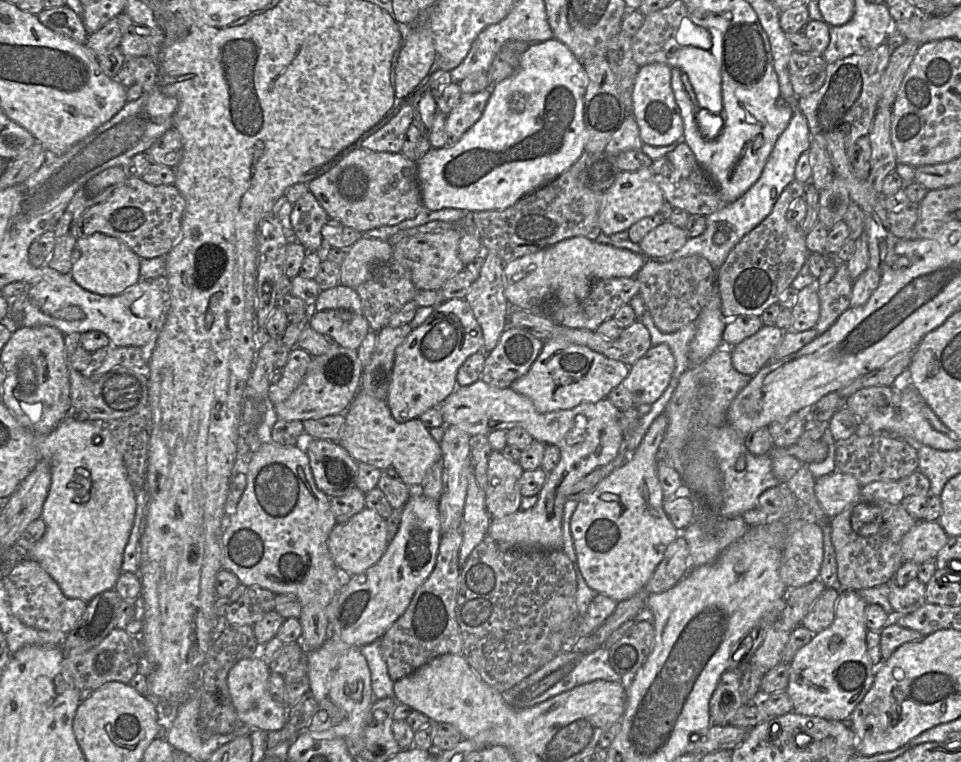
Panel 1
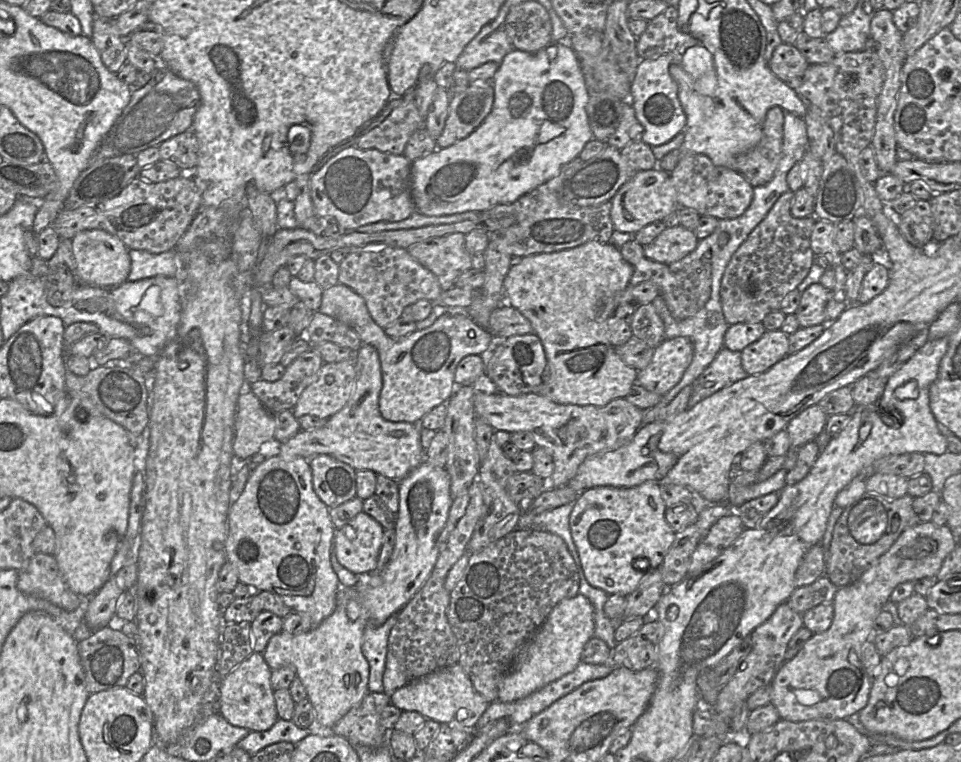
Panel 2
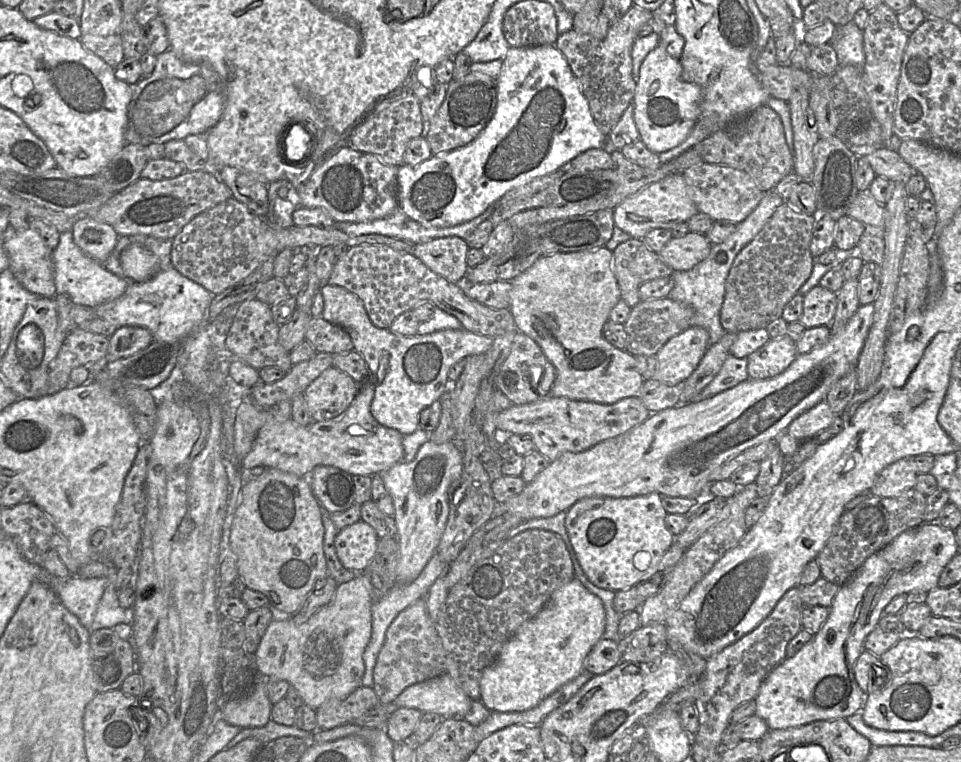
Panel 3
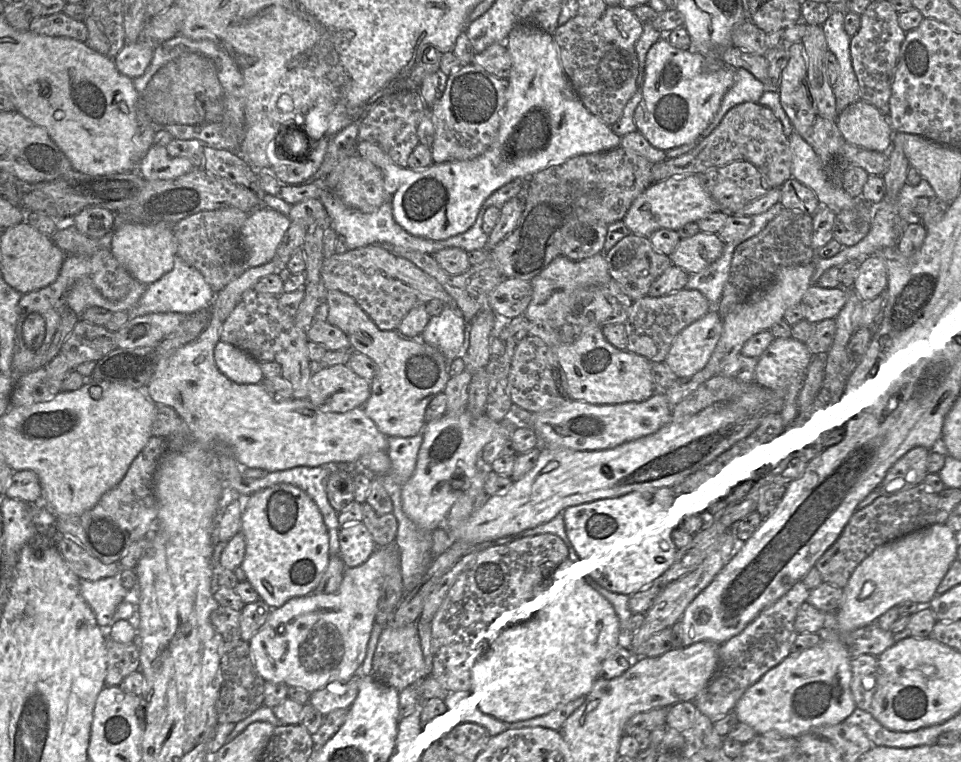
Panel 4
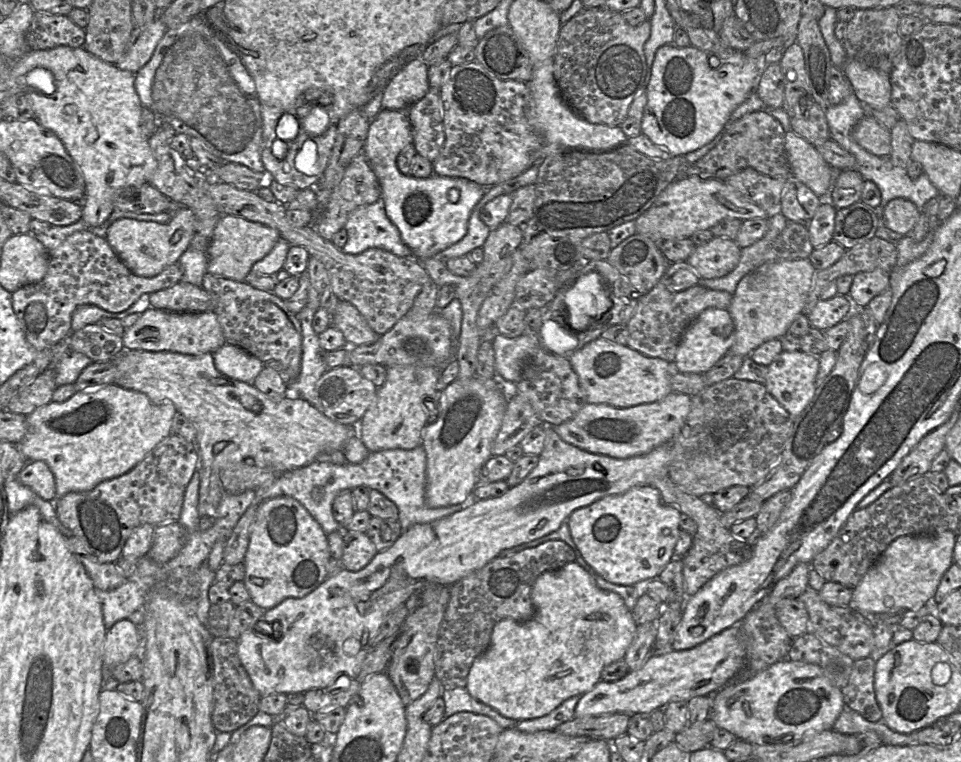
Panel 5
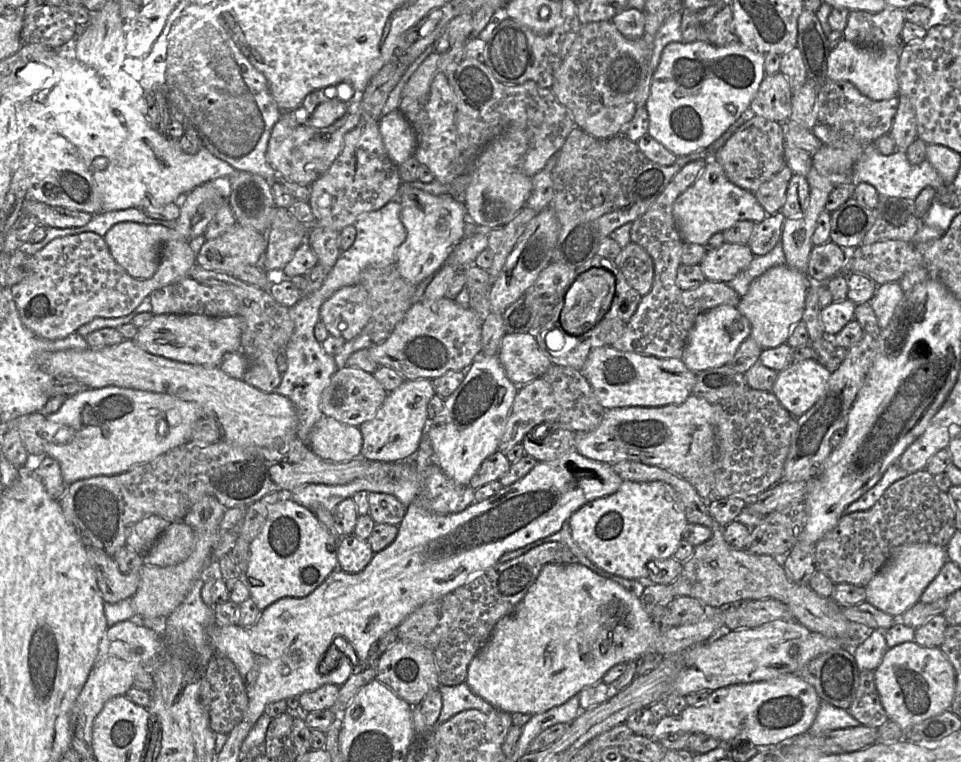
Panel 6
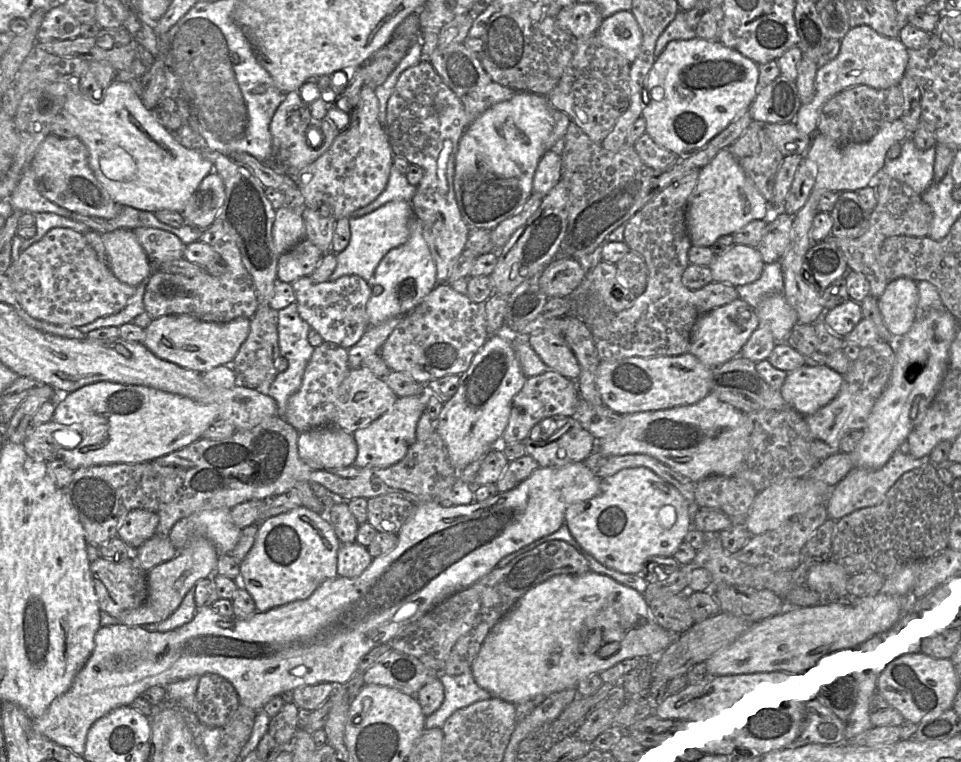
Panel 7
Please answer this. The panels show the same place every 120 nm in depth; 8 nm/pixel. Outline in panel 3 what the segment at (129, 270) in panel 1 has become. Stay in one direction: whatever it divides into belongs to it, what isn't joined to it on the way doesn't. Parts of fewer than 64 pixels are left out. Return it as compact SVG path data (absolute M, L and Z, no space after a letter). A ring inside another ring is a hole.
M88 216L79 218L71 232L74 242L82 252L100 264L111 256L119 238L109 224Z

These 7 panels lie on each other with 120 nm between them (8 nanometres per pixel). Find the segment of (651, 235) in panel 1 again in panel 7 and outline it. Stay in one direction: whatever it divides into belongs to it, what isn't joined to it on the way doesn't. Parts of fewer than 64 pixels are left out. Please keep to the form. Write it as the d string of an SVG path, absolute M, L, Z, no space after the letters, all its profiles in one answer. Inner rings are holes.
M734 243L723 253L715 255L710 269L713 281L737 287L756 281L762 274L764 264L757 248Z

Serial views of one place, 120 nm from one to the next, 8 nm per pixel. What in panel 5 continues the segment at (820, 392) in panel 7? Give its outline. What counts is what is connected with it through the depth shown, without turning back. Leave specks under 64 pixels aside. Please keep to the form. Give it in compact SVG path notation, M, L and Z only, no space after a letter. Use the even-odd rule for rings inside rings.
M782 351L767 366L764 386L792 418L812 399L819 369L818 357L799 351Z

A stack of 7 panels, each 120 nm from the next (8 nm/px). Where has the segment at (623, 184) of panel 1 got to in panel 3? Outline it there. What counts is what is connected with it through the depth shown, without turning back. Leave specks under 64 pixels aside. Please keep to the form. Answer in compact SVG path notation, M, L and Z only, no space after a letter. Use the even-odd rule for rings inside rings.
M675 174L652 183L622 201L613 210L614 224L628 233L631 238L642 239L655 228L672 229L698 212L691 199L686 182L682 175Z

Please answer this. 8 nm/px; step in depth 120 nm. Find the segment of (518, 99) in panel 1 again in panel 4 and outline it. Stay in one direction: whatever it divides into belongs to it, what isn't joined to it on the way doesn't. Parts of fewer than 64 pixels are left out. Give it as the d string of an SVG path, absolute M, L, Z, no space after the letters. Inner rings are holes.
M517 23L508 35L506 46L512 60L506 103L497 136L482 155L467 161L433 162L424 169L412 170L395 164L379 145L369 141L358 142L358 155L381 170L393 218L409 234L430 240L446 240L464 233L474 224L483 202L505 184L515 179L529 179L549 166L561 164L578 155L607 152L621 146L622 137L591 114L572 89L559 63L552 34L533 24Z

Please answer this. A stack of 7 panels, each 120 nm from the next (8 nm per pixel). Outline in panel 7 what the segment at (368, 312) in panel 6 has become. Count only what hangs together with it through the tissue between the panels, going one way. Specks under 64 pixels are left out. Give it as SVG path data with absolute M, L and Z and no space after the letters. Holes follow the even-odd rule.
M345 275L335 281L314 282L308 276L291 283L300 317L317 331L323 341L332 342L343 348L350 348L369 327L366 306L372 287L358 275Z

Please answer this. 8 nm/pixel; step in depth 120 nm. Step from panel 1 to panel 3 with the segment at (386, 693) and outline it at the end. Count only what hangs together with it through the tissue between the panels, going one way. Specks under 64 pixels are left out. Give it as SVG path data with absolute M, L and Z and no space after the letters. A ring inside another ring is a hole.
M438 553L434 554L420 575L411 583L407 585L394 585L386 595L379 601L372 604L371 616L372 616L372 633L368 645L363 653L363 659L365 663L365 673L362 678L362 685L365 687L372 687L374 684L373 671L376 664L378 654L384 644L385 635L388 627L393 622L393 620L411 605L414 601L421 597L425 597L429 588L436 581L436 579L447 571L447 566L442 562Z

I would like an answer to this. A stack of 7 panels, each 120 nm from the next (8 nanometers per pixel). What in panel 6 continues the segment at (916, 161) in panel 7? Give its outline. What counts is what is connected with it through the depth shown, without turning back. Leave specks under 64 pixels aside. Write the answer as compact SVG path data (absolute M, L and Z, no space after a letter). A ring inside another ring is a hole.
M869 144L851 169L853 183L865 182L875 187L881 198L904 198L915 201L919 193L927 186L935 191L945 185L937 171L928 160L919 164L911 164L905 152L896 150L890 155L883 155L875 144Z

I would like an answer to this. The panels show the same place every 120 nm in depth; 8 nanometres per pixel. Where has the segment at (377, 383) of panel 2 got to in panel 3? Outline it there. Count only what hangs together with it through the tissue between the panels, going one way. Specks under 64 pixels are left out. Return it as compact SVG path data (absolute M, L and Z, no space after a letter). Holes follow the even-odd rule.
M368 377L350 406L340 415L325 421L303 426L293 419L284 422L271 420L257 433L249 453L242 459L241 468L256 466L276 468L299 476L309 476L316 466L332 466L351 475L373 476L403 460L403 435L379 424L370 411L375 386Z

